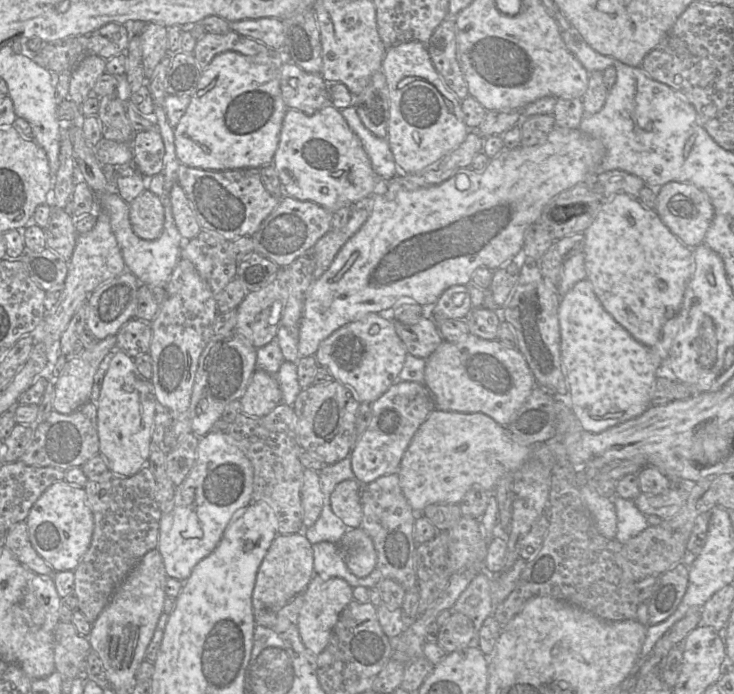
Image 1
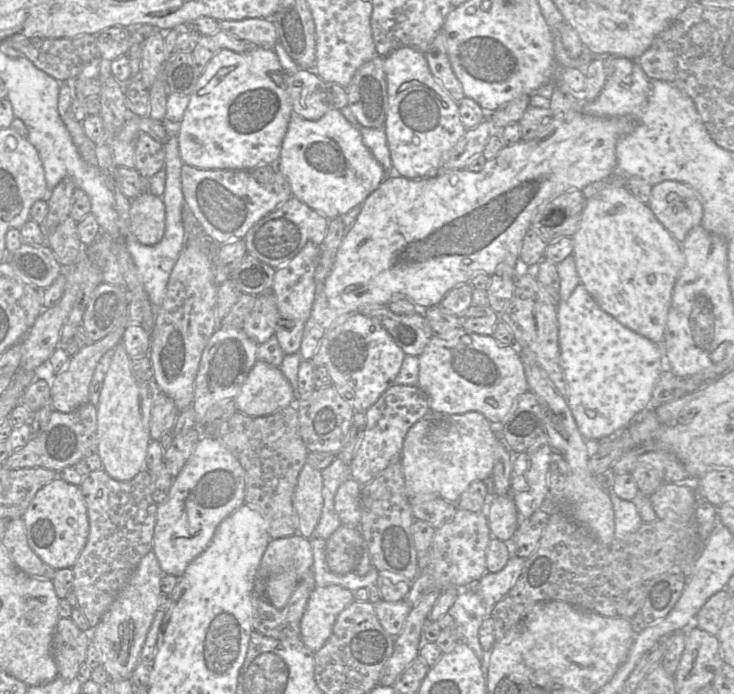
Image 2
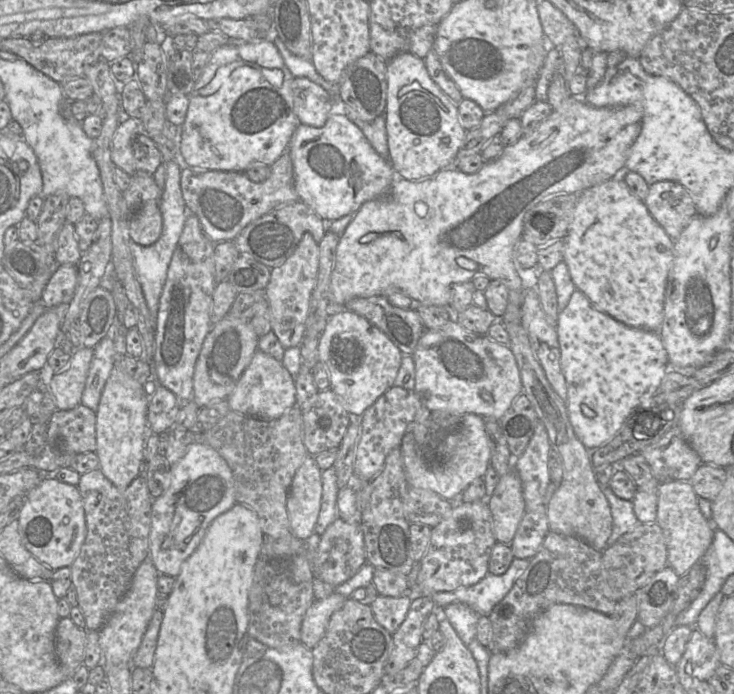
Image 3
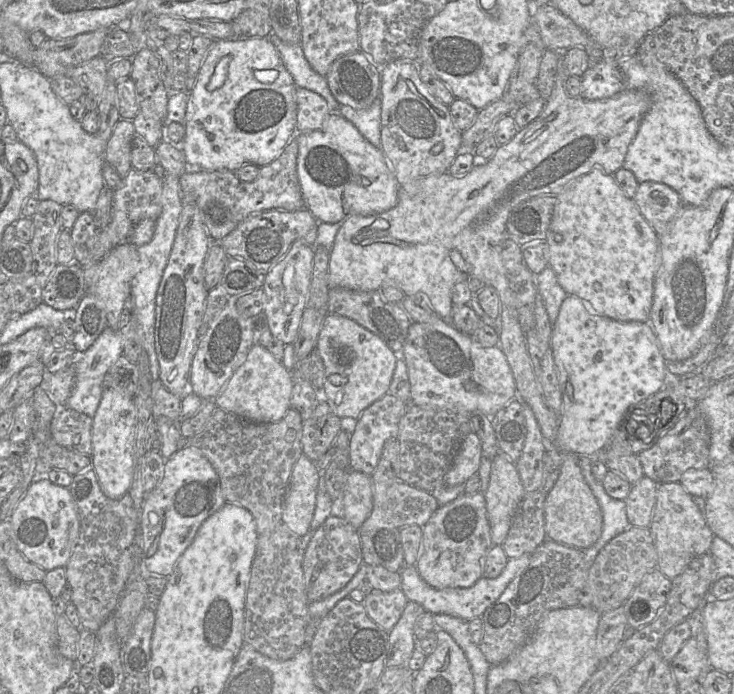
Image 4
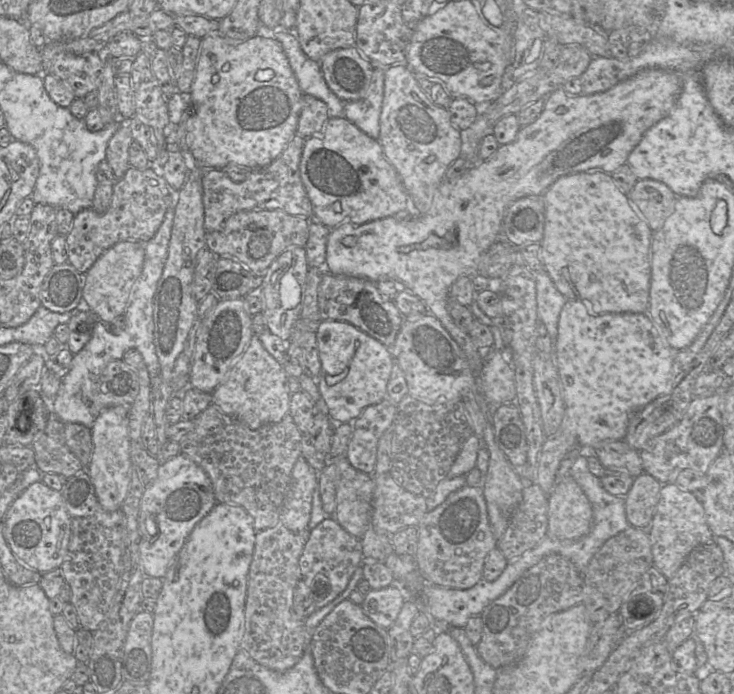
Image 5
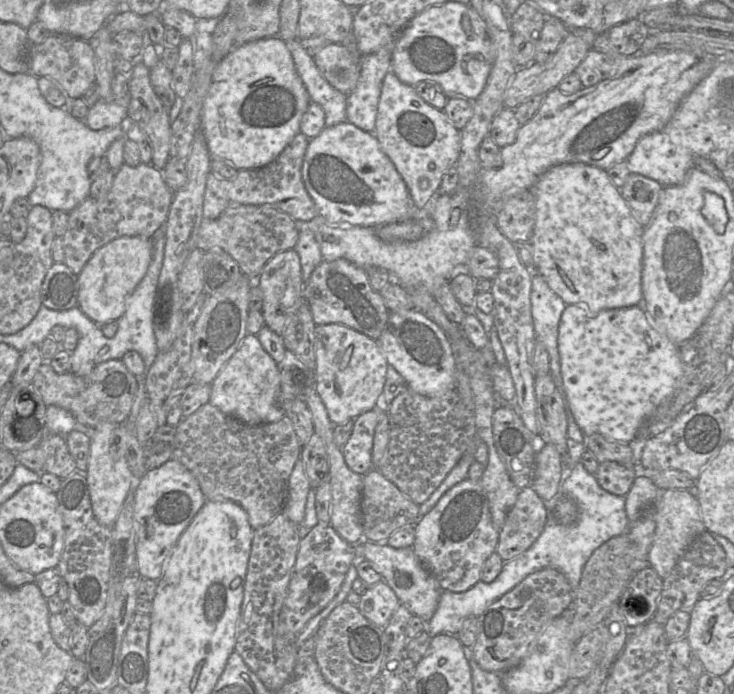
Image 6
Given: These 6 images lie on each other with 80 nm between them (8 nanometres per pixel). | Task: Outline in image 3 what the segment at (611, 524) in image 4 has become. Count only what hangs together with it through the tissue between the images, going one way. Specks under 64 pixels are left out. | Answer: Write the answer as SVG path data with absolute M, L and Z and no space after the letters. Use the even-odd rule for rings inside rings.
M601 485L601 490L610 505L612 515L612 531L607 540L607 546L611 546L640 522L634 514L632 500L617 497L608 485Z

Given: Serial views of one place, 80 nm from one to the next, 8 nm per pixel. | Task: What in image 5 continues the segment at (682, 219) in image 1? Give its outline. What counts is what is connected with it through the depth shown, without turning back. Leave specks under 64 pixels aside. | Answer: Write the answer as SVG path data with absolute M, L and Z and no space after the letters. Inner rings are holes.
M653 179L637 180L627 195L653 232L660 229L672 214L677 199L666 184Z

